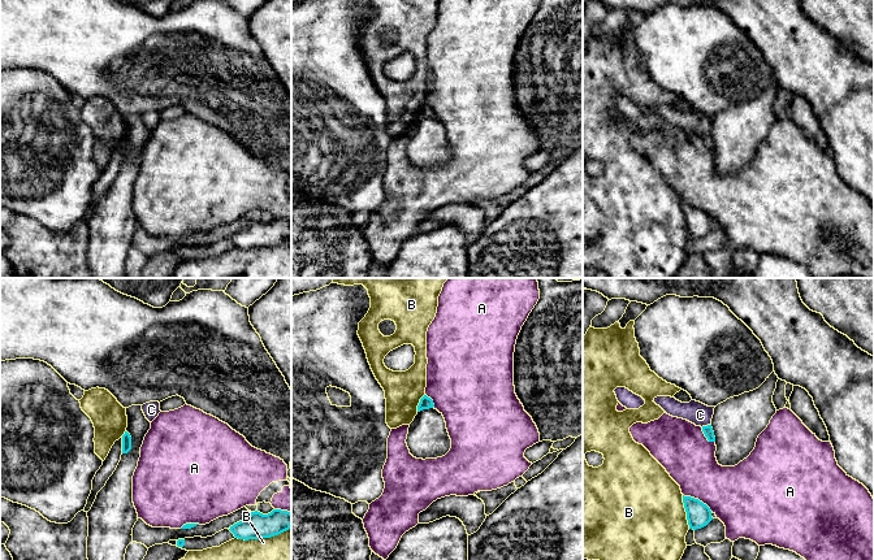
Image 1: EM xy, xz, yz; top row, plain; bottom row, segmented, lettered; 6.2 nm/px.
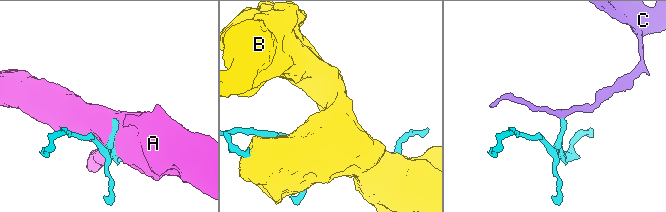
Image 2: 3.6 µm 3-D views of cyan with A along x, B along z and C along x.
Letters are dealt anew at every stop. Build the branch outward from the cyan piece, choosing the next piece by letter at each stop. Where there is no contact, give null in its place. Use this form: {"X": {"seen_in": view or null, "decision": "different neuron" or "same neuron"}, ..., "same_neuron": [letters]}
{"A": {"seen_in": "yz", "decision": "different neuron"}, "B": {"seen_in": "xy", "decision": "different neuron"}, "C": {"seen_in": "yz", "decision": "different neuron"}, "same_neuron": []}

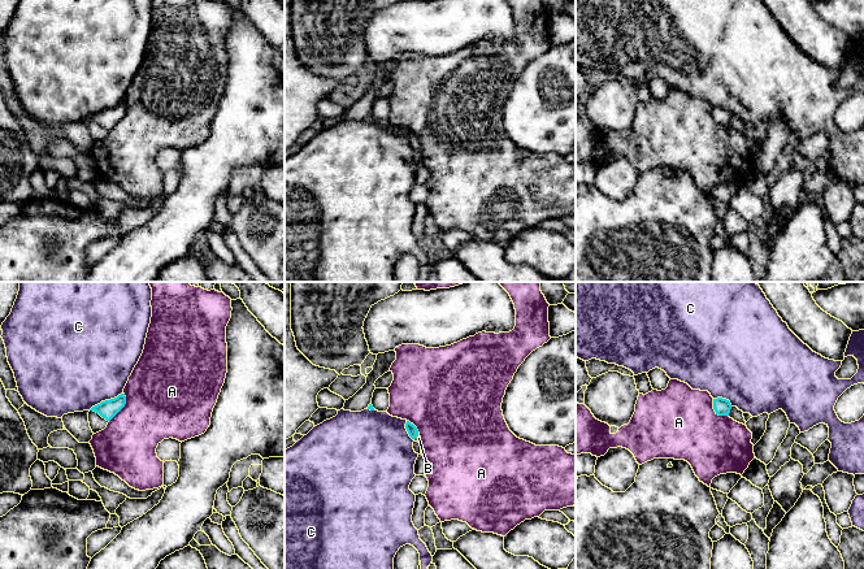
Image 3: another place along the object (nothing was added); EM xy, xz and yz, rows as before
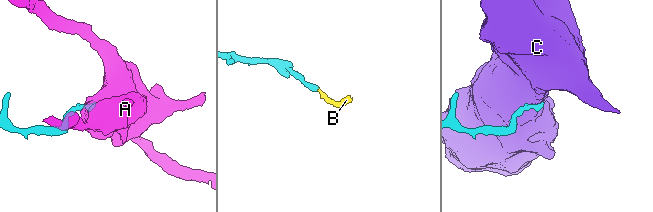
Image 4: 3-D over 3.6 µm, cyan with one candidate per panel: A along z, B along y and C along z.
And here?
{"A": {"seen_in": "xy", "decision": "different neuron"}, "B": {"seen_in": "xz", "decision": "same neuron"}, "C": {"seen_in": "xy", "decision": "different neuron"}, "same_neuron": ["B"]}

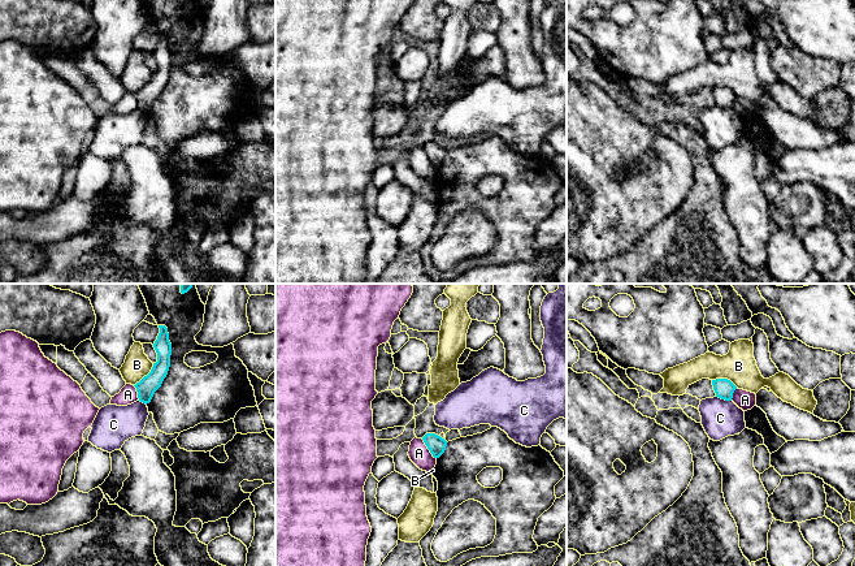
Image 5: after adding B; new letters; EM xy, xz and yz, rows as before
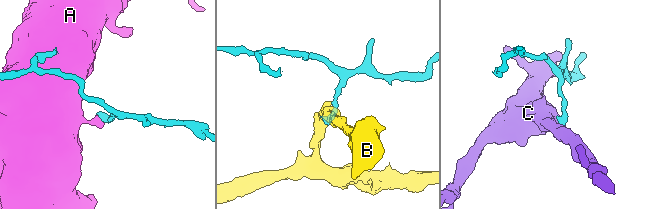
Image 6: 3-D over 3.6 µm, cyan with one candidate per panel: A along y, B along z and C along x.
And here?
{"A": {"seen_in": "xz", "decision": "different neuron"}, "B": {"seen_in": "xy", "decision": "different neuron"}, "C": {"seen_in": "yz", "decision": "different neuron"}, "same_neuron": []}

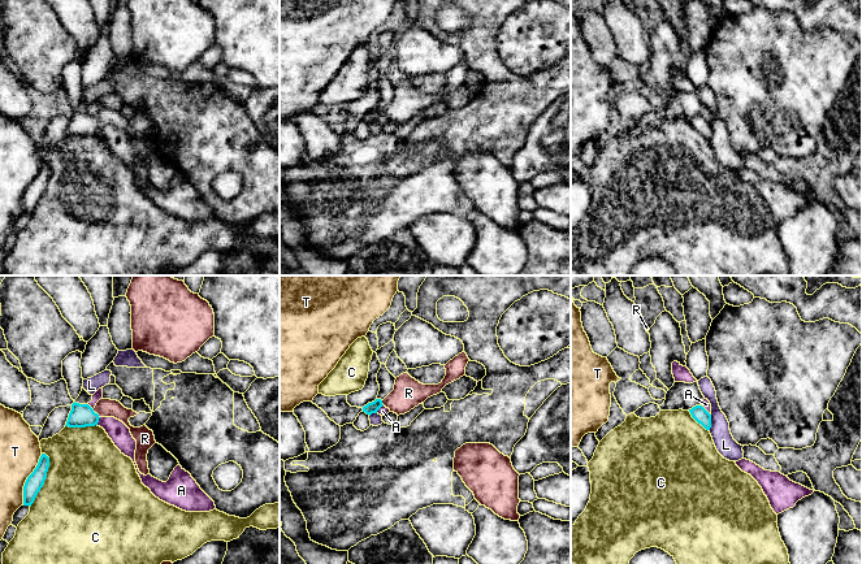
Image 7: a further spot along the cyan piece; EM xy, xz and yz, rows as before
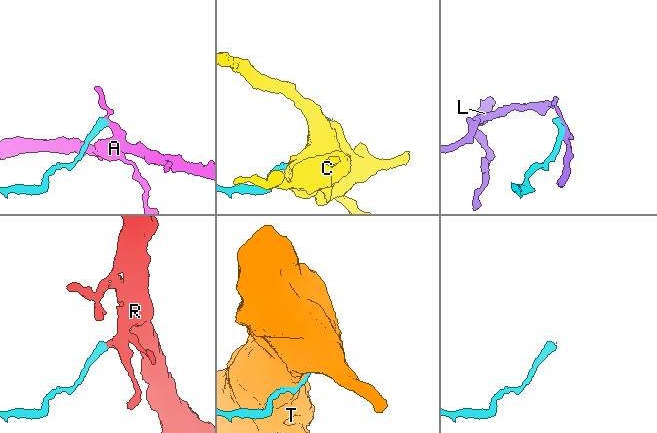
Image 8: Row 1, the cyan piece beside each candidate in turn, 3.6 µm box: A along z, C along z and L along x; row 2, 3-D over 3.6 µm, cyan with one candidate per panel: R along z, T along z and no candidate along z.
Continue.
{"A": {"seen_in": "xy", "decision": "different neuron"}, "C": {"seen_in": "xy", "decision": "different neuron"}, "L": {"seen_in": "yz", "decision": "different neuron"}, "R": {"seen_in": "xy", "decision": "same neuron"}, "T": {"seen_in": "xy", "decision": "different neuron"}, "same_neuron": ["R"]}

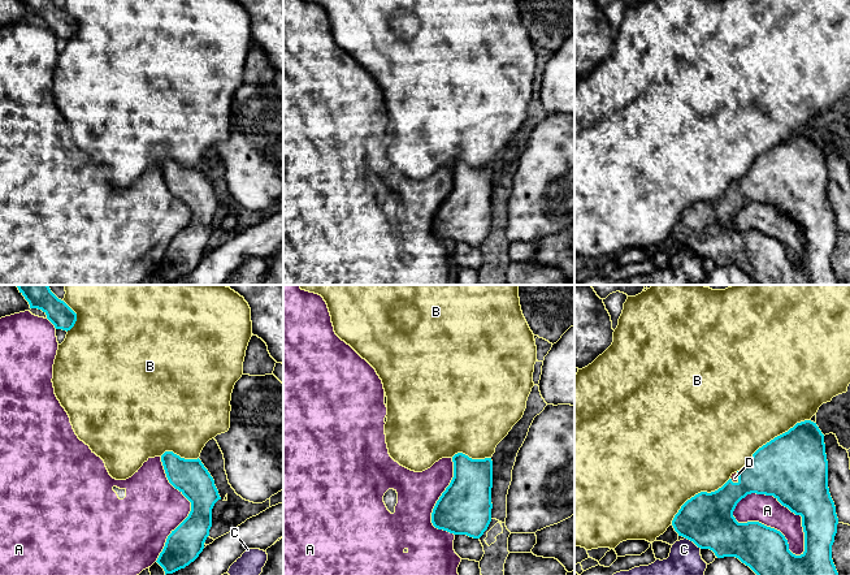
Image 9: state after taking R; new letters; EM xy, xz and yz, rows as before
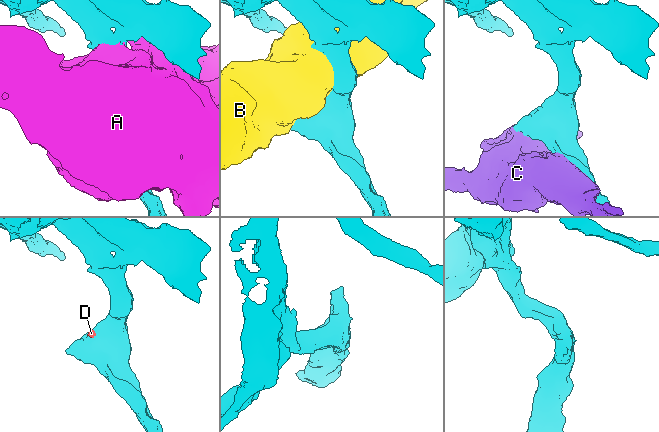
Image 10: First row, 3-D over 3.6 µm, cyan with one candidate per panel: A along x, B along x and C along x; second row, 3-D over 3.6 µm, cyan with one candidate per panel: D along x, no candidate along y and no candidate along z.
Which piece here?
{"A": {"seen_in": "yz", "decision": "different neuron"}, "B": {"seen_in": "yz", "decision": "different neuron"}, "C": {"seen_in": "yz", "decision": "different neuron"}, "D": {"seen_in": "yz", "decision": "same neuron"}, "same_neuron": ["D"]}

